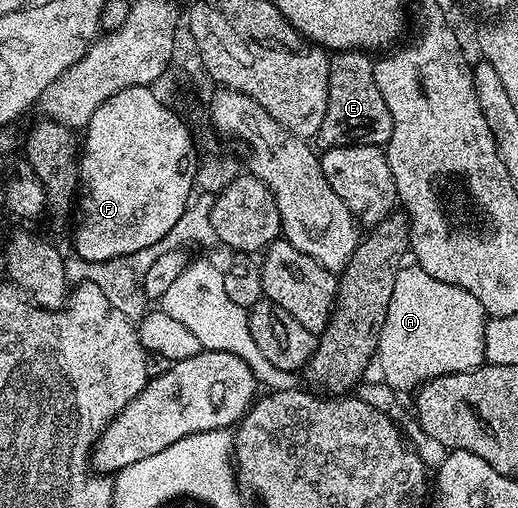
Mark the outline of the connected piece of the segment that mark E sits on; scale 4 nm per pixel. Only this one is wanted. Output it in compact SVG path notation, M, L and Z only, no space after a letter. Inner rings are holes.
M337 51L328 60L330 81L326 117L322 117L322 129L318 136L321 148L354 147L356 144L384 147L392 136L392 118L382 93L378 93L378 81L374 81L374 59L367 51Z

